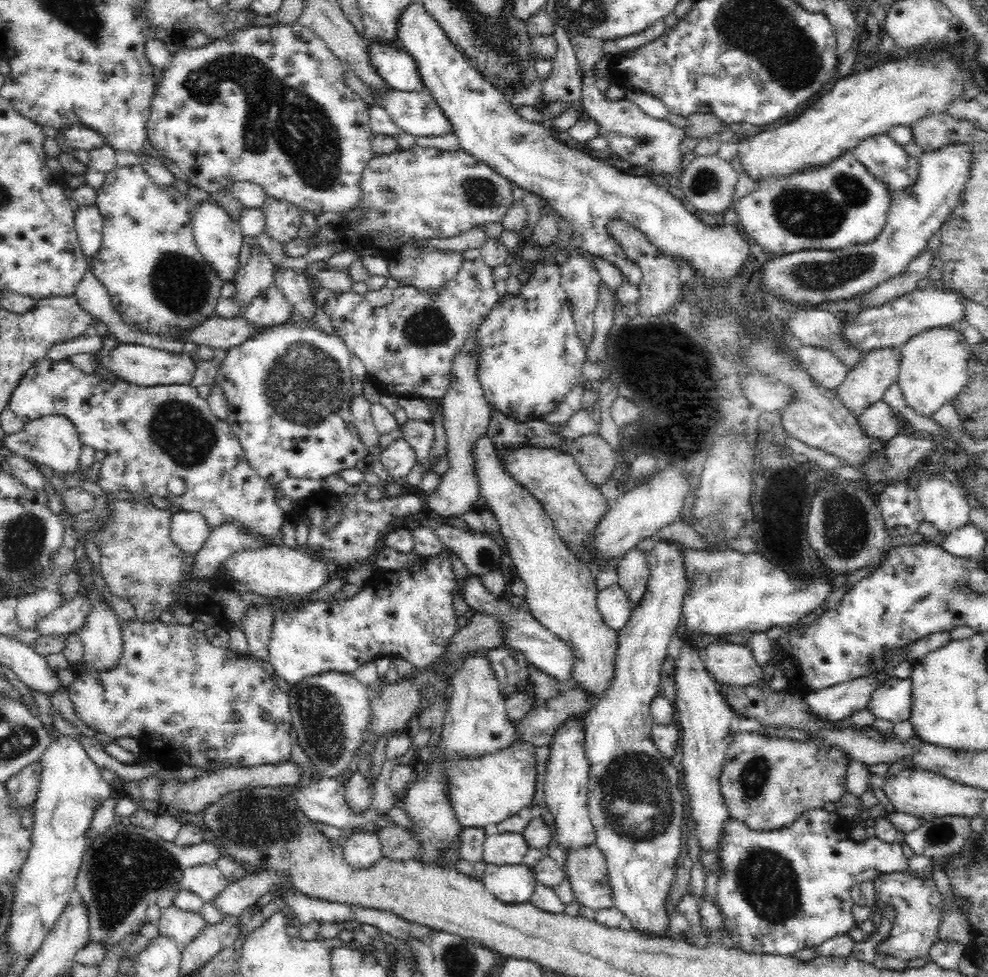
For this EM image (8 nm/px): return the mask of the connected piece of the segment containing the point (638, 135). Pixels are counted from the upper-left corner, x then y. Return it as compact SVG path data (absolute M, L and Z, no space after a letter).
M568 34L571 45L574 47L574 55L578 58L578 62L583 66L583 79L582 79L582 107L589 115L596 125L599 126L599 135L604 137L609 143L609 150L616 153L622 161L630 162L636 167L642 167L646 171L652 172L653 175L662 175L665 177L669 174L678 173L682 170L682 154L679 150L680 144L685 139L685 130L676 128L676 126L668 123L668 120L657 120L644 114L642 110L627 99L618 100L618 102L611 102L604 97L602 91L596 87L593 78L594 64L598 64L604 59L604 51L602 51L601 41L593 36L584 36L583 34Z

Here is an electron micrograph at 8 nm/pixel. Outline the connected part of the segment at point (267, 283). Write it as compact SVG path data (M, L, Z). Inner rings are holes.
M252 245L251 248L250 260L239 268L233 280L236 294L232 298L244 306L243 311L249 307L256 296L270 288L274 280L275 265L269 256L256 245Z

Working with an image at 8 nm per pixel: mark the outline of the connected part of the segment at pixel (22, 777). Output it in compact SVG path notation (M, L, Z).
M33 762L22 768L14 776L2 782L6 789L6 799L8 807L14 811L23 813L30 809L34 812L34 806L39 791L42 767L39 762Z

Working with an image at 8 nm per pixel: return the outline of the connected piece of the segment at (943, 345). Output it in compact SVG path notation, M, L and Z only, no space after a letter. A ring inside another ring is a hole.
M934 327L912 336L901 346L899 377L897 384L904 401L914 412L923 417L930 417L948 400L959 396L966 387L966 368L971 355L971 346L964 339L963 333L952 327Z

